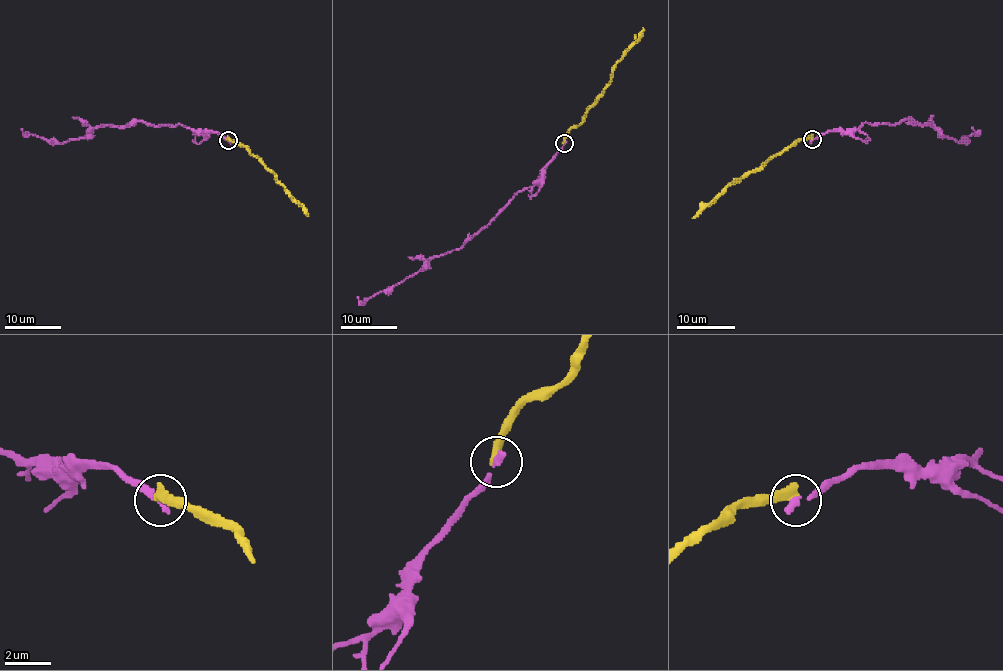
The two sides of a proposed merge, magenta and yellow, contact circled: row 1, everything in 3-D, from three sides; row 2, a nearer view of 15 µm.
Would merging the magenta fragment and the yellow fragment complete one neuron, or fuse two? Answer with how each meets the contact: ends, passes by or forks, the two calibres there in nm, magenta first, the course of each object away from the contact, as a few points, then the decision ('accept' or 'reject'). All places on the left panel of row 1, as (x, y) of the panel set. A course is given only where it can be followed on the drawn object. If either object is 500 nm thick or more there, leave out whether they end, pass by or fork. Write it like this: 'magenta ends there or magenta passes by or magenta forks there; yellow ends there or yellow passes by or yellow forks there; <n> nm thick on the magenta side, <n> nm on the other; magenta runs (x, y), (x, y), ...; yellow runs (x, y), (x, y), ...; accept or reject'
magenta ends there; yellow ends there; 280 nm thick on the magenta side, 400 nm on the other; magenta runs (227, 140), (181, 124), (141, 121), (96, 125), (63, 142), (24, 134), (21, 128); yellow runs (227, 140), (240, 142), (302, 206), (307, 216); reject

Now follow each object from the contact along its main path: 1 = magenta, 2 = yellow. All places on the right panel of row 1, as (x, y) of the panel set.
1: (813, 139), (829, 131), (854, 131), (864, 122), (896, 124), (914, 119), (961, 142), (976, 133), (971, 127)
2: (813, 139), (795, 142), (749, 174), (735, 178), (692, 218)

